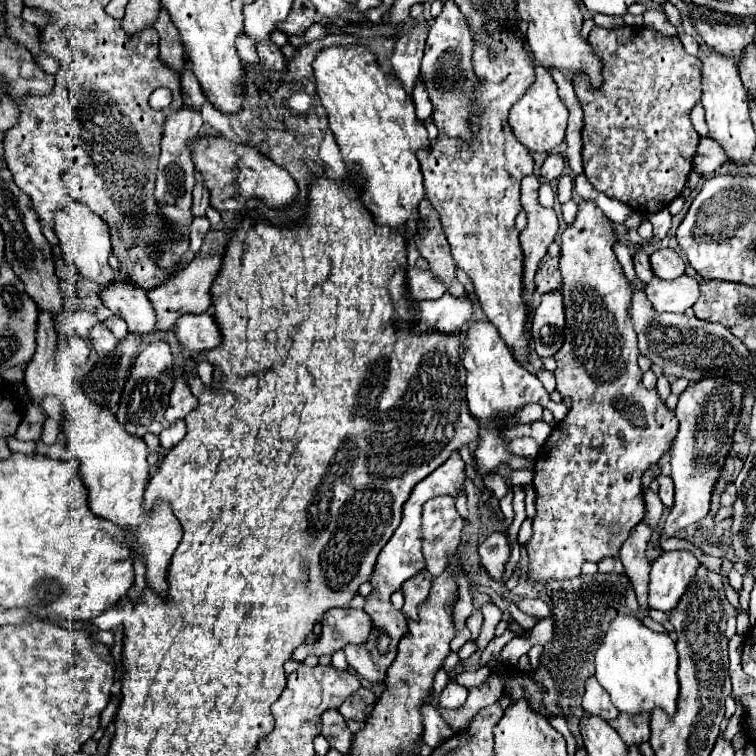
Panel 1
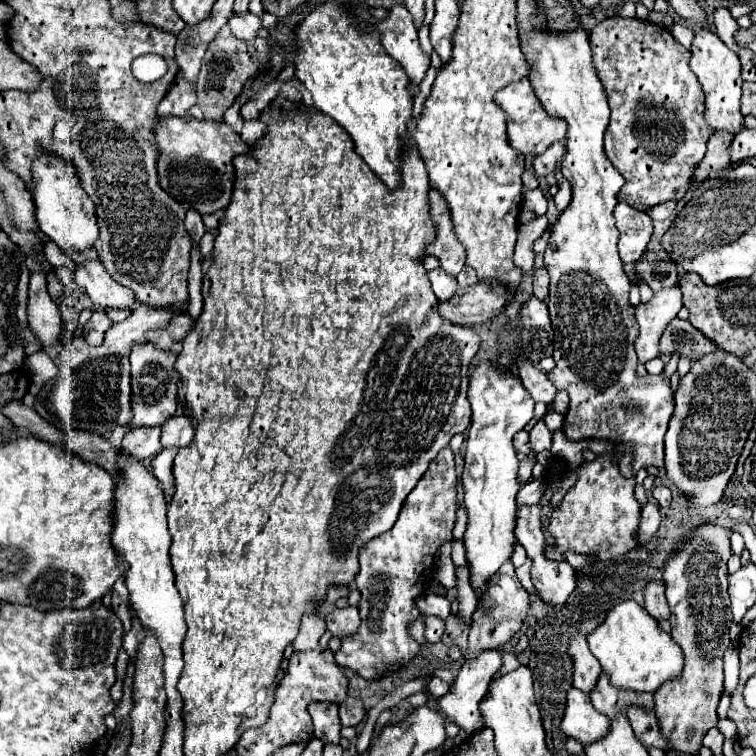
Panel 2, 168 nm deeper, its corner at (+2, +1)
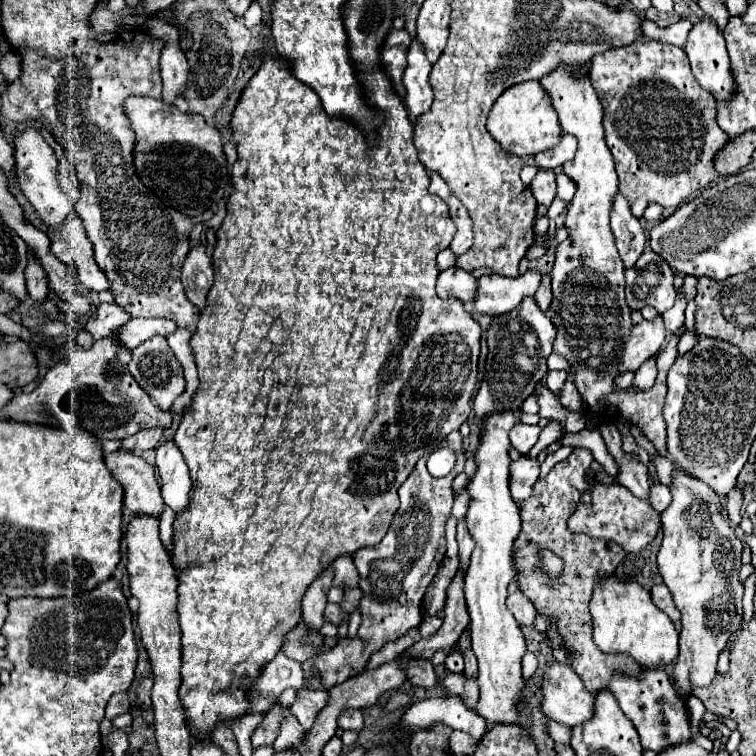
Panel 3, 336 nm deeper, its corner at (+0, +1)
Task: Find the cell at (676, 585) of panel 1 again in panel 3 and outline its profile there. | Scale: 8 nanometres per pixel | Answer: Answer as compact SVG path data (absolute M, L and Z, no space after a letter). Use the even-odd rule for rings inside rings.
M664 583L654 585L654 587L650 589L650 595L652 595L654 605L656 605L660 611L664 611L672 621L678 621L678 619L680 619L680 611L676 609L676 605L674 605L674 601L672 601L672 593L670 593L670 589L668 589Z

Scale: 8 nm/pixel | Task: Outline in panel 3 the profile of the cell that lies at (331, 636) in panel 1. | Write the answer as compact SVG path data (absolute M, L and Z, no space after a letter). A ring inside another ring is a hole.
M328 603L328 605L326 605L326 611L324 611L324 619L330 621L330 623L334 623L334 625L342 625L342 623L348 619L348 613L342 611L340 605Z

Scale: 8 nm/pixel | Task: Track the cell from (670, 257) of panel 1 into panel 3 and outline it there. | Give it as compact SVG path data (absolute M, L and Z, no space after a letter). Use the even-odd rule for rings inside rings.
M644 251L634 267L626 269L626 299L630 309L652 305L664 313L674 305L674 271L654 251Z

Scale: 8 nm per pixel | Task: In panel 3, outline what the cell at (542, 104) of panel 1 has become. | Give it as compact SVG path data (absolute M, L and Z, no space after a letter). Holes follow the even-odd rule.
M524 81L520 85L508 87L490 109L488 131L502 145L504 151L518 157L536 155L544 149L558 145L562 139L562 127L556 109L552 107L548 95L544 95L544 89L538 81Z

